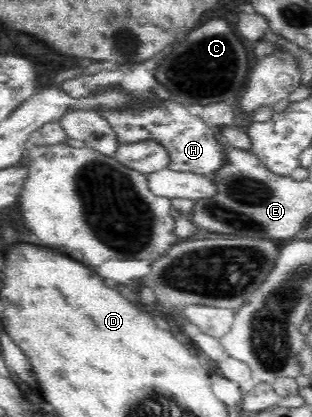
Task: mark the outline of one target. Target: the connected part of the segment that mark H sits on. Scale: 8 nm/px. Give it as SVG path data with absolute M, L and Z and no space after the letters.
M156 94L146 103L132 103L130 107L100 107L98 110L118 136L121 144L152 139L158 141L170 154L168 168L174 171L211 175L228 163L224 154L223 139L217 129L204 123L200 117L188 112L188 106L182 106L171 99L158 98Z

